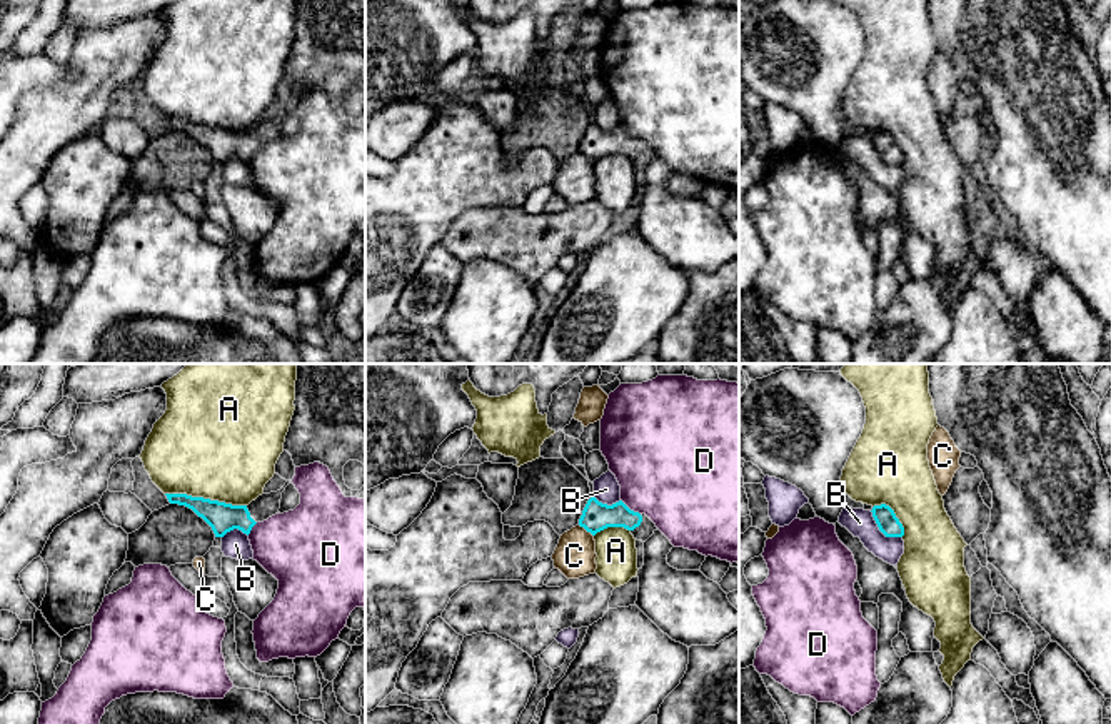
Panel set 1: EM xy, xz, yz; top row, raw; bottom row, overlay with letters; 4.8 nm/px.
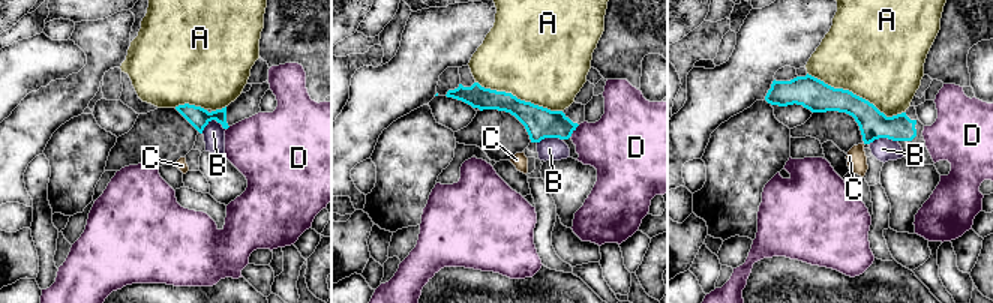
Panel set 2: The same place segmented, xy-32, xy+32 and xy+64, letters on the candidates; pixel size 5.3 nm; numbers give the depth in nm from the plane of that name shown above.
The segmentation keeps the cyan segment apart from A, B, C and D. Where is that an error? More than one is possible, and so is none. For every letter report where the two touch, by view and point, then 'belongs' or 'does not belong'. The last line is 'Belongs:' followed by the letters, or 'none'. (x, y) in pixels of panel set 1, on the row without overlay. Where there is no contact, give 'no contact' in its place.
A: meets cyan in xy at (206, 125); does not belong
B: meets cyan in yz at (881, 157); does not belong
C: meets cyan in xz at (586, 155); does not belong
D: meets cyan in xz at (629, 135); does not belong
Belongs: none

